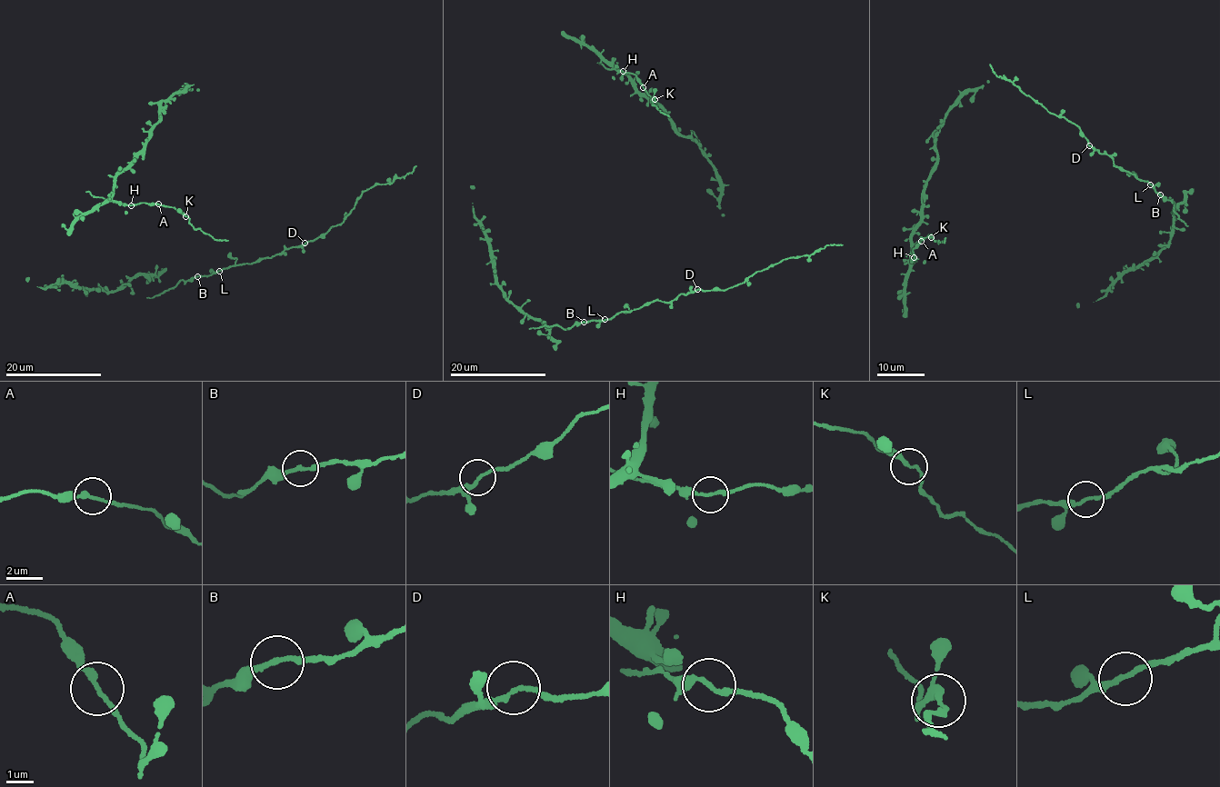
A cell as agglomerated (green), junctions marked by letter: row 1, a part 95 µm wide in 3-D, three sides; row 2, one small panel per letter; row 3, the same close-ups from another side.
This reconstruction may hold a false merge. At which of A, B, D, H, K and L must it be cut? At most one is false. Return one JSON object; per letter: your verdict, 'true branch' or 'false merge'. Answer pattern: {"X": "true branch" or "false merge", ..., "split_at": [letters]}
{"A": "true branch", "B": "true branch", "D": "true branch", "H": "true branch", "K": "true branch", "L": "true branch", "split_at": []}

